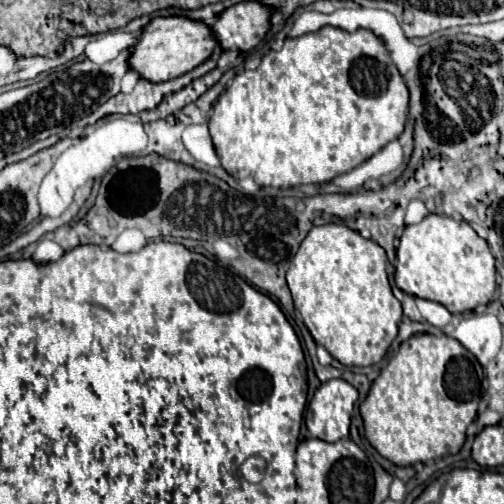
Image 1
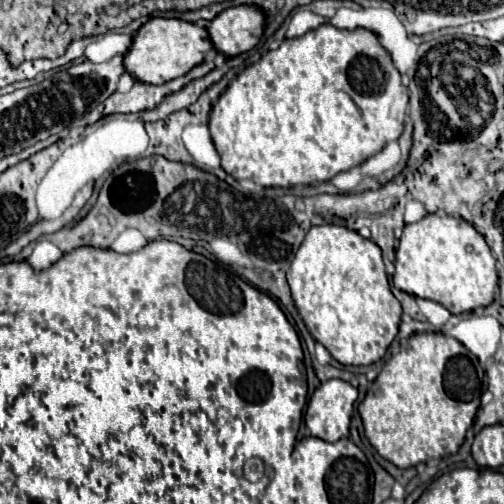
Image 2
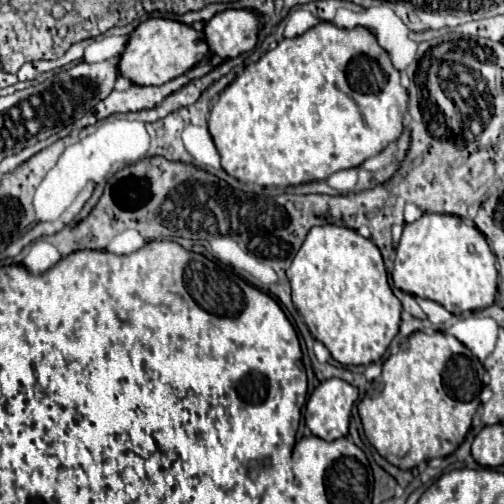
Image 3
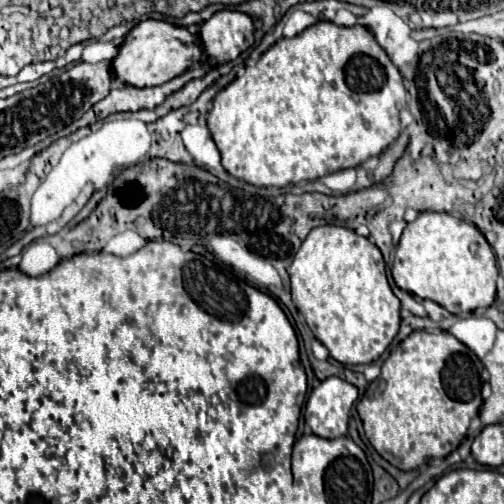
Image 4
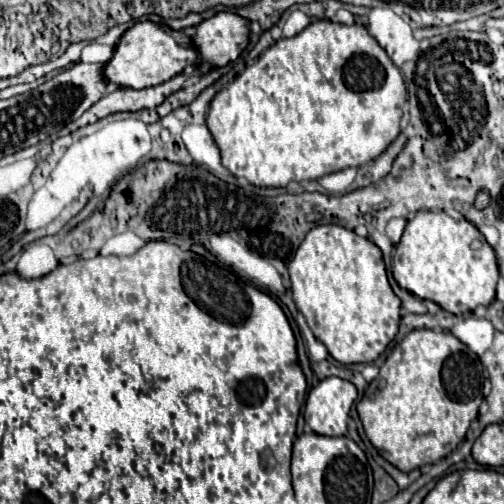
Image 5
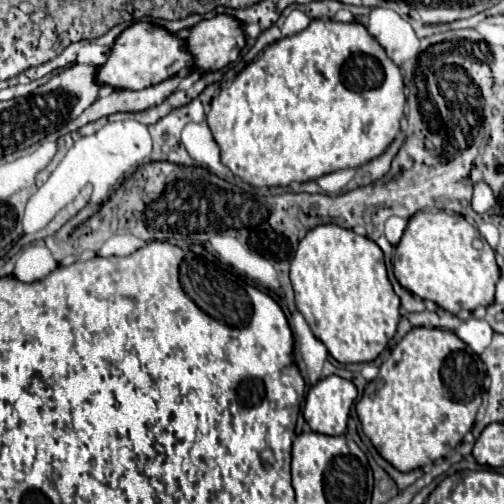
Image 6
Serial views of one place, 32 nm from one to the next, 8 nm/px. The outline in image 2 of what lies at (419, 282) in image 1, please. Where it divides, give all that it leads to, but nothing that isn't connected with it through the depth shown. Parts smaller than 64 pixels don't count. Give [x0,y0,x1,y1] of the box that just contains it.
[394,214,498,314]

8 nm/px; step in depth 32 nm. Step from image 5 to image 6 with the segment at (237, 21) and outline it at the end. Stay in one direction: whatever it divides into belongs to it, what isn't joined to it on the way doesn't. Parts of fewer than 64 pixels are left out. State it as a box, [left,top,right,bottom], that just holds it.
[186,14,246,72]

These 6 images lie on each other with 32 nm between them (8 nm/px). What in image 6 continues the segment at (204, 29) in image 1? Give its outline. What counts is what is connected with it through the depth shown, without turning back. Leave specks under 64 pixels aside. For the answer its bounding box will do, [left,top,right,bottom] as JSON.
[96,22,192,90]

